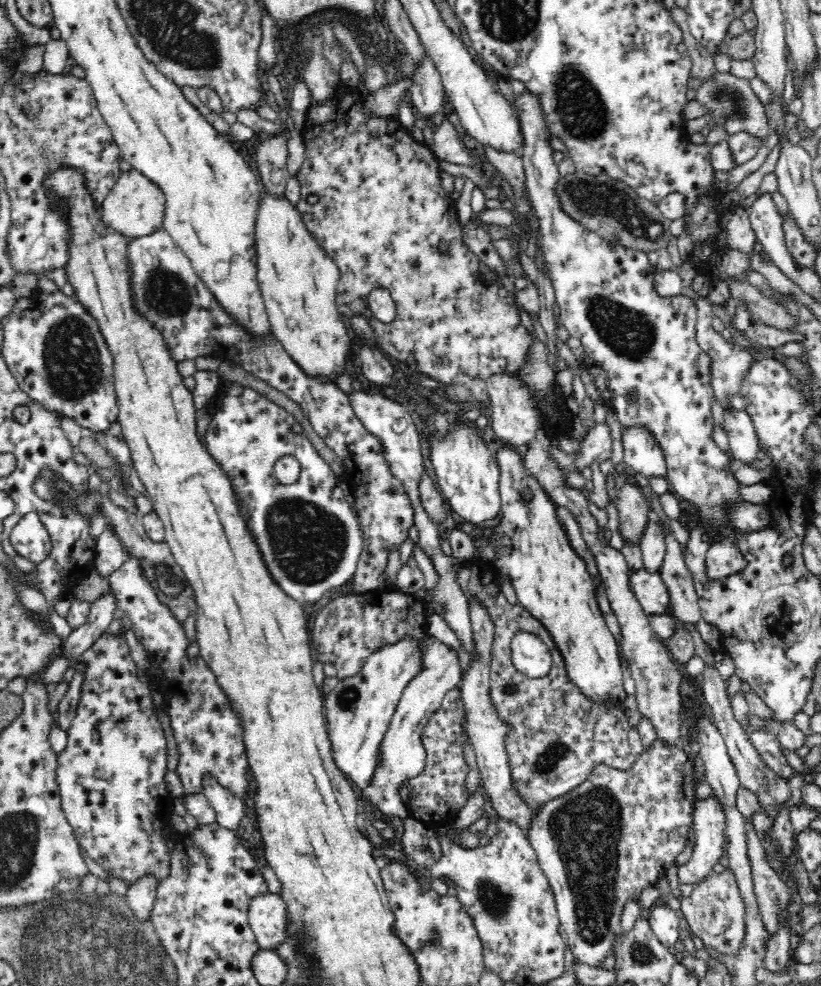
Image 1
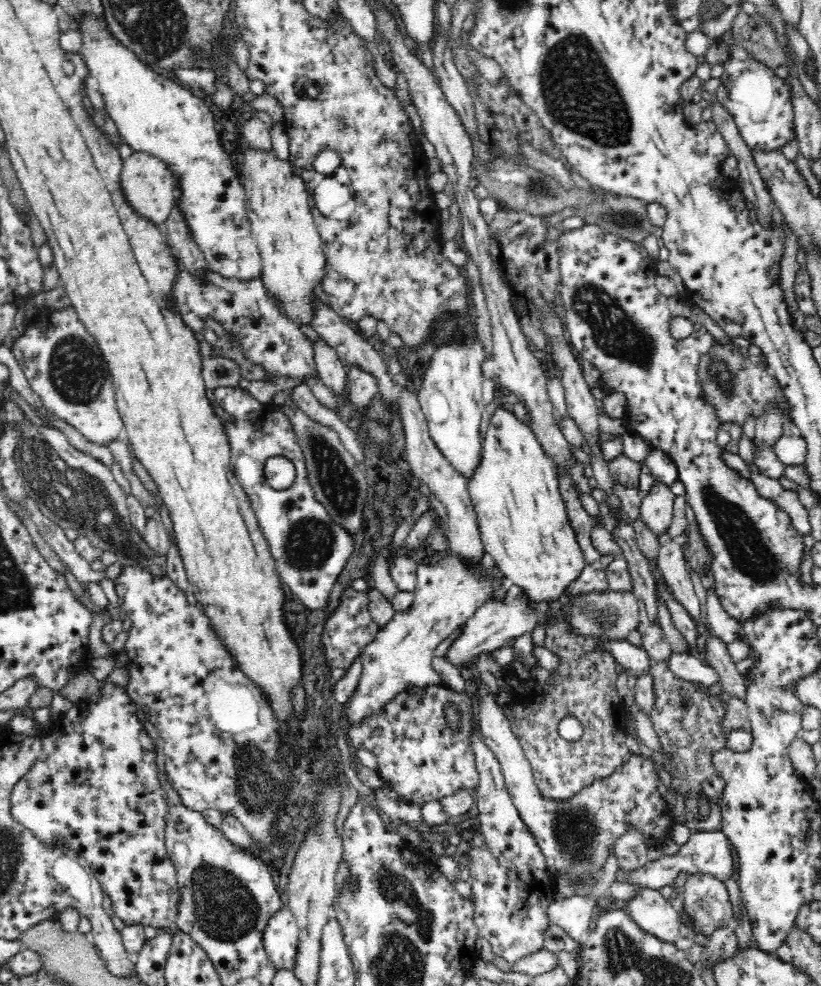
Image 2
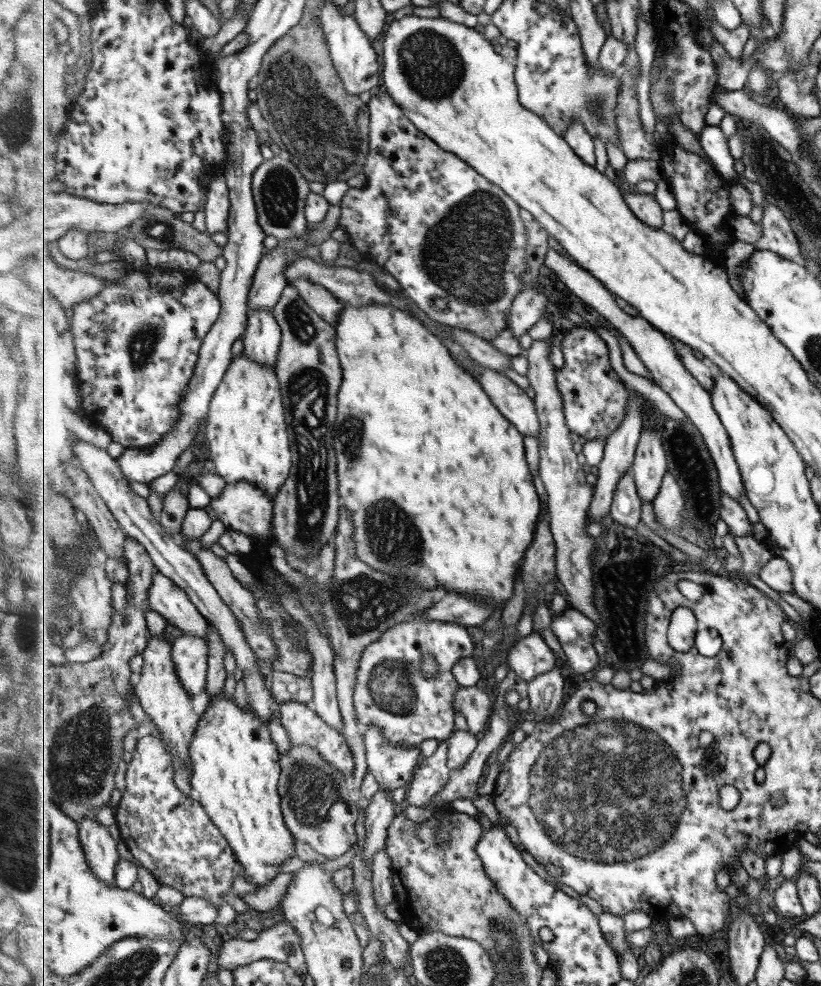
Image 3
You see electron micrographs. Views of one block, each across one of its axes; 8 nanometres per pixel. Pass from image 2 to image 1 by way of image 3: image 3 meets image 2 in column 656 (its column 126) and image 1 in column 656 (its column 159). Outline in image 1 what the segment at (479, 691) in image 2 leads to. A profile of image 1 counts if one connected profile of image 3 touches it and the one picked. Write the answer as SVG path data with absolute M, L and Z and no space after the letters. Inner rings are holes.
M657 737L652 740L652 744L642 751L642 754L634 760L630 769L616 769L611 765L604 764L601 761L593 765L592 772L588 779L584 780L577 788L568 792L568 795L560 796L555 800L546 801L544 805L538 805L538 808L532 812L526 828L525 836L536 854L537 862L543 873L549 880L551 889L555 894L555 904L558 910L558 917L565 932L565 941L567 942L575 960L583 962L593 967L600 967L606 959L610 950L613 938L621 932L621 913L623 905L628 898L636 898L642 894L644 888L656 885L659 879L665 877L666 871L675 864L676 857L679 856L687 846L689 840L689 830L692 827L692 814L694 811L696 781L695 766L693 761L681 747L671 746L666 740Z

